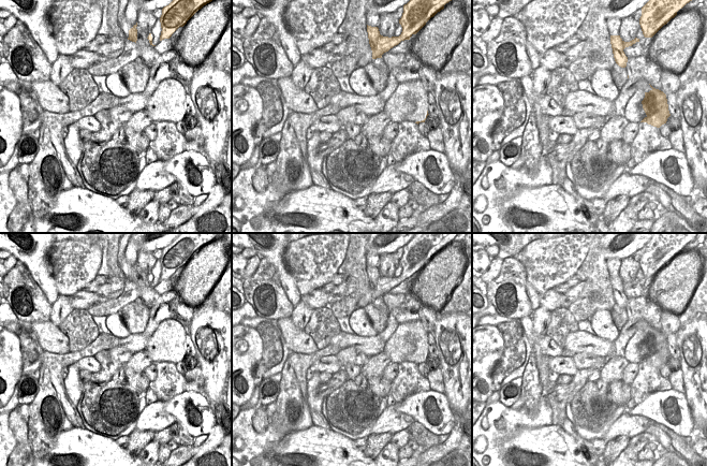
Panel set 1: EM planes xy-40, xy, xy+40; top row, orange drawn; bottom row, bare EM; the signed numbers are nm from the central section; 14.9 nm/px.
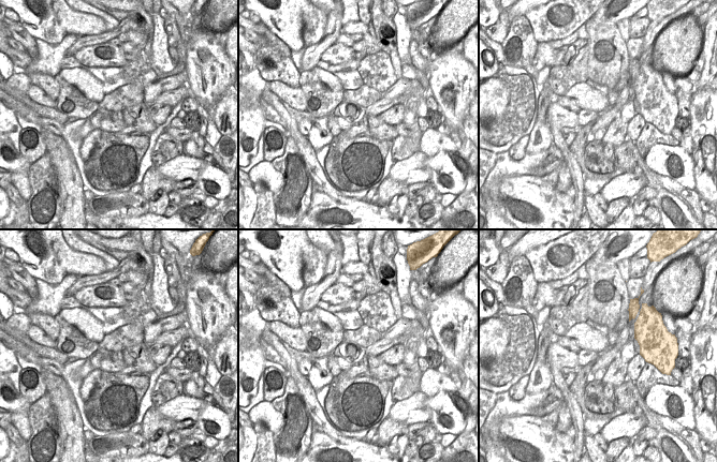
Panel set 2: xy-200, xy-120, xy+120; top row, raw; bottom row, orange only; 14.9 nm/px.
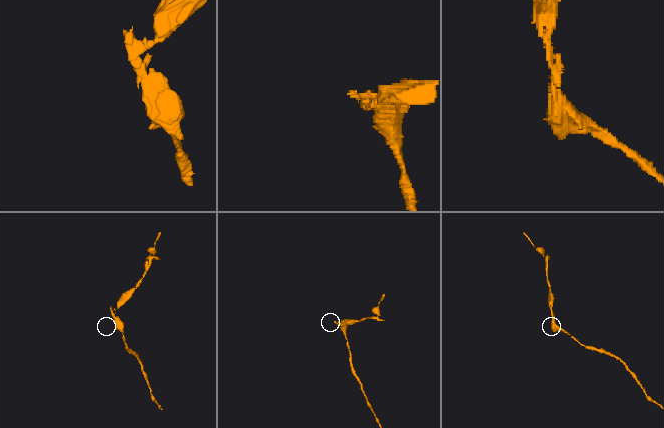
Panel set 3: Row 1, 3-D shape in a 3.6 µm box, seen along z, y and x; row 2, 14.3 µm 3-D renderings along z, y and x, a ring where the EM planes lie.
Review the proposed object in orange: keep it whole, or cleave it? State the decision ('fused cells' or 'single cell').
fused cells

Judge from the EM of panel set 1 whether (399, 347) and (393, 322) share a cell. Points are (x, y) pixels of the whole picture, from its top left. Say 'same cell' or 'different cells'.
different cells

